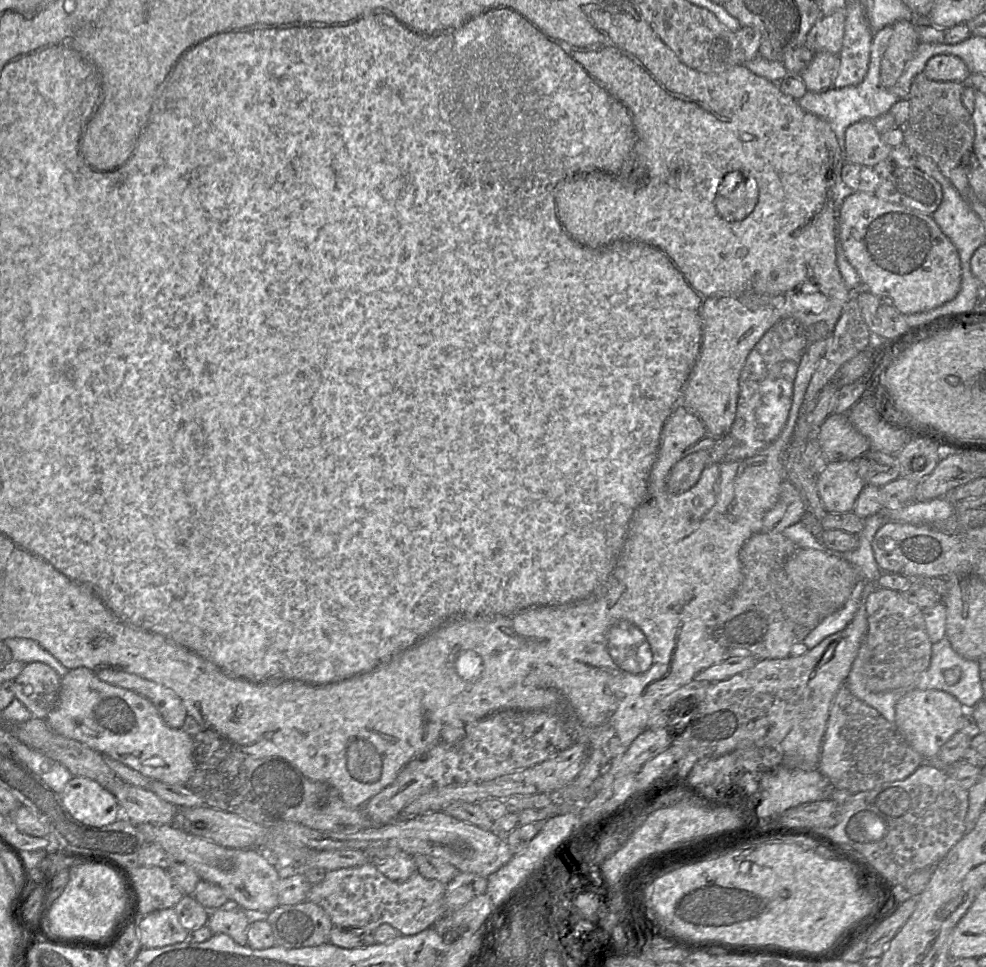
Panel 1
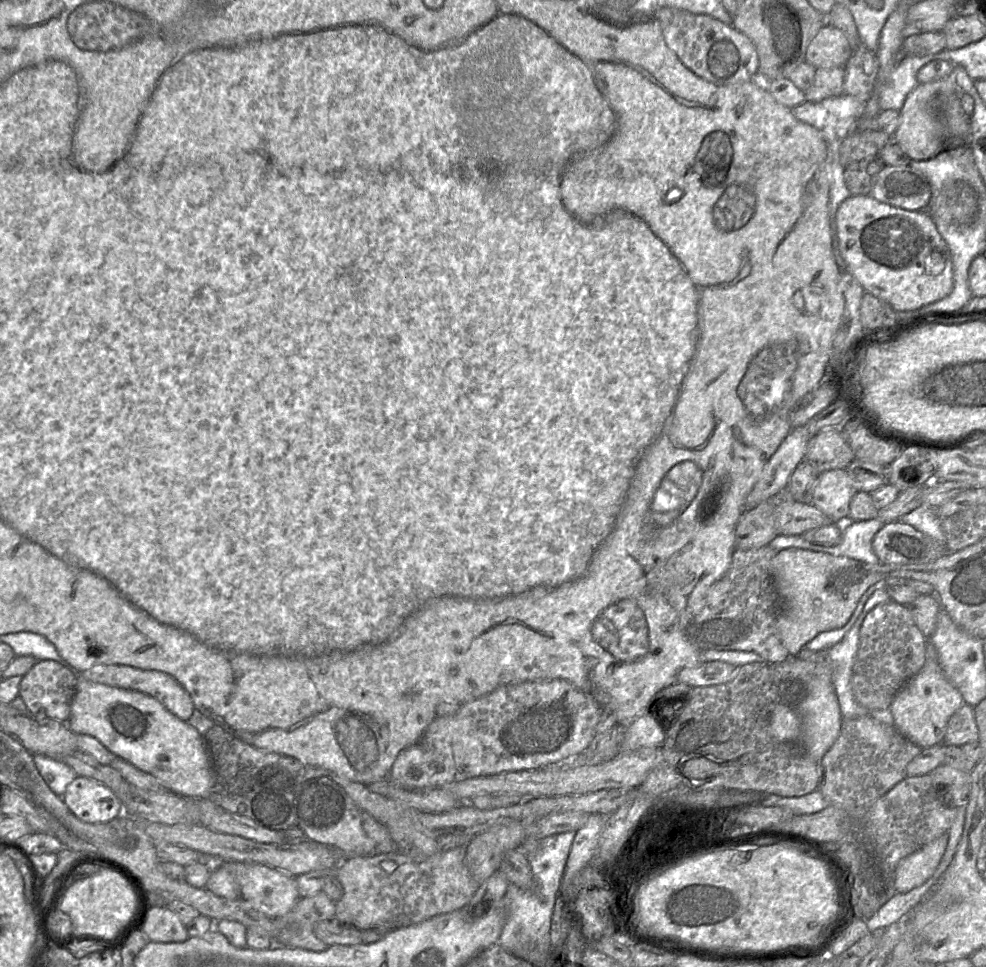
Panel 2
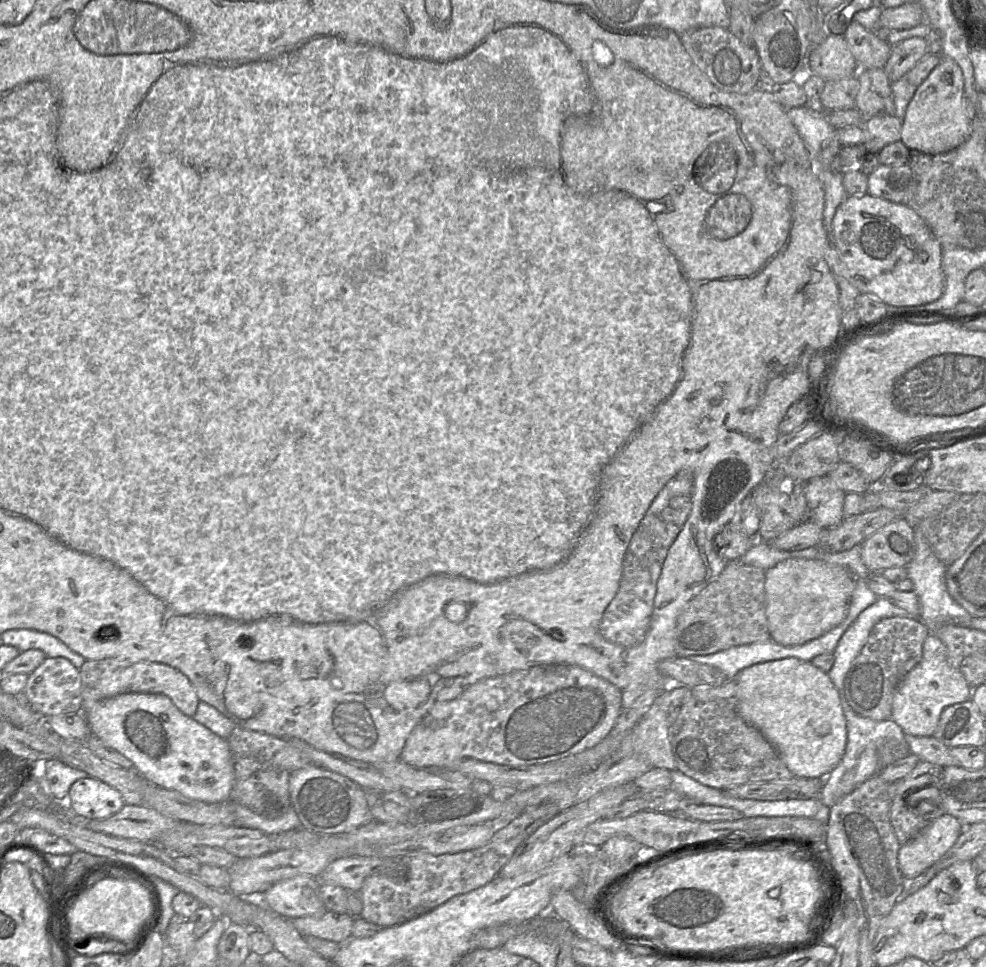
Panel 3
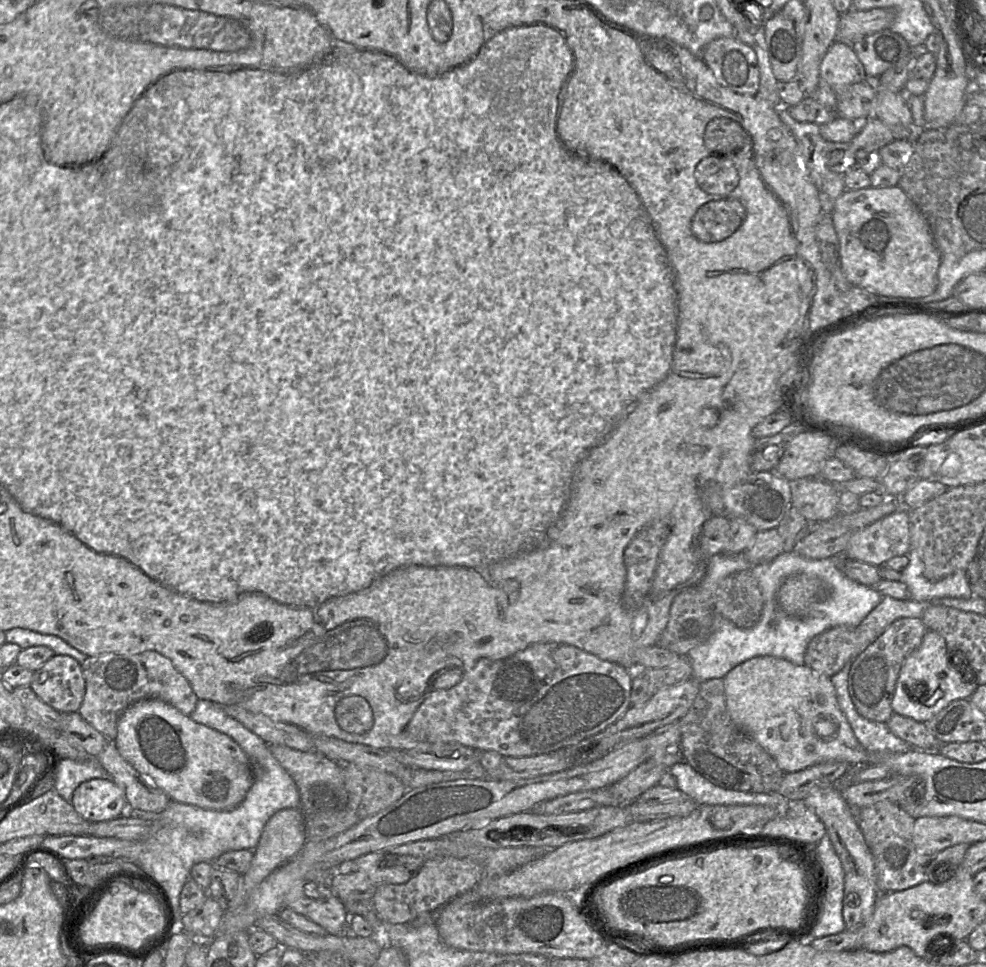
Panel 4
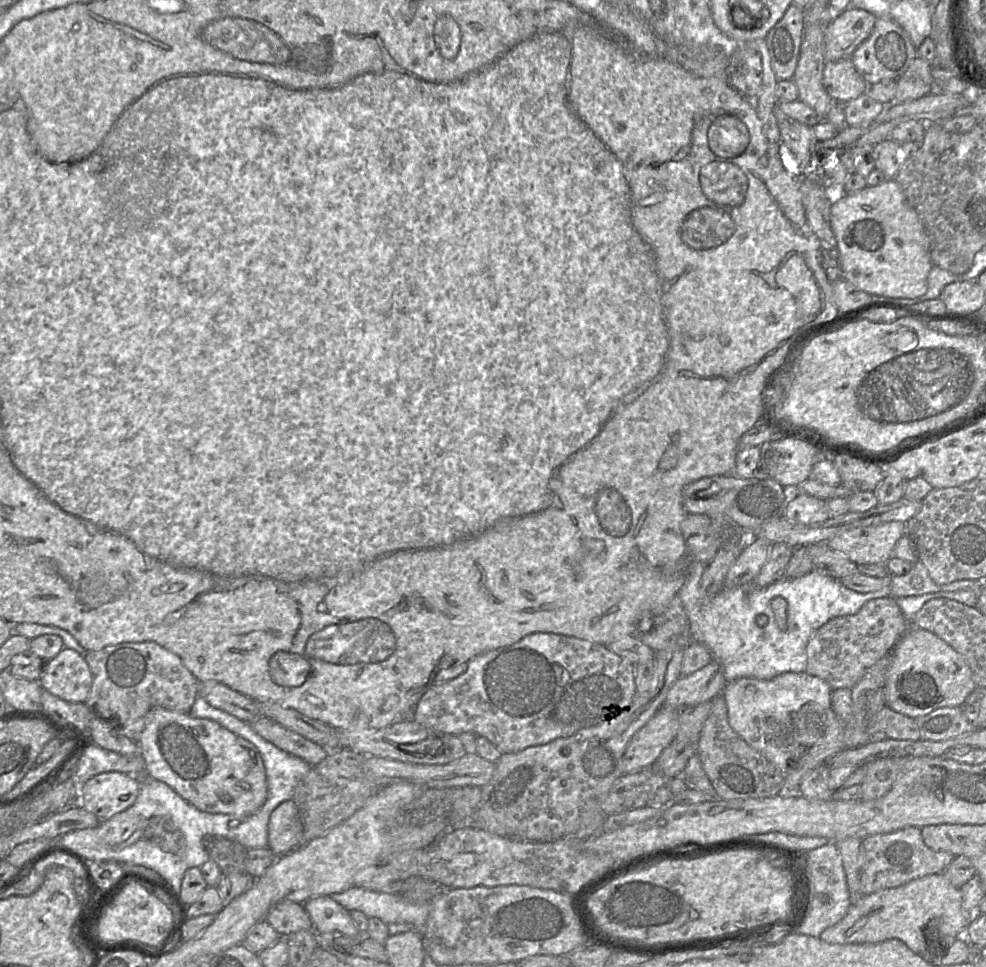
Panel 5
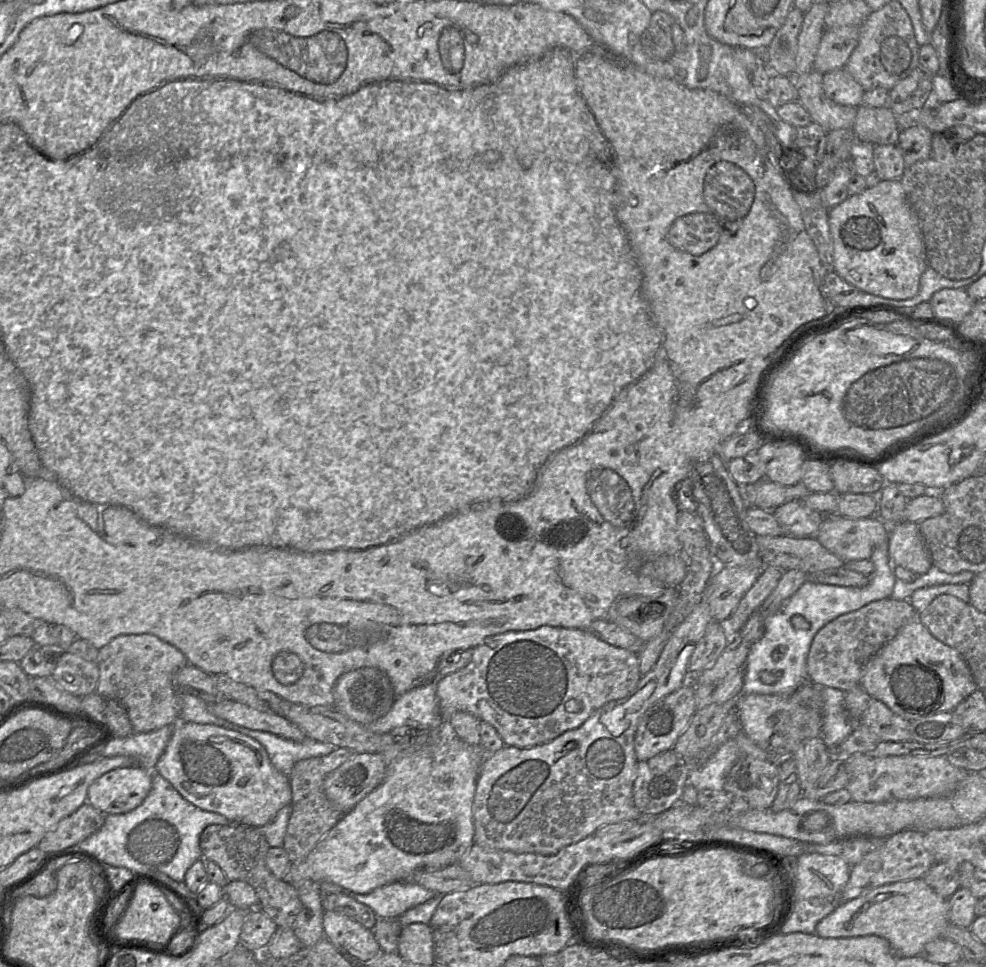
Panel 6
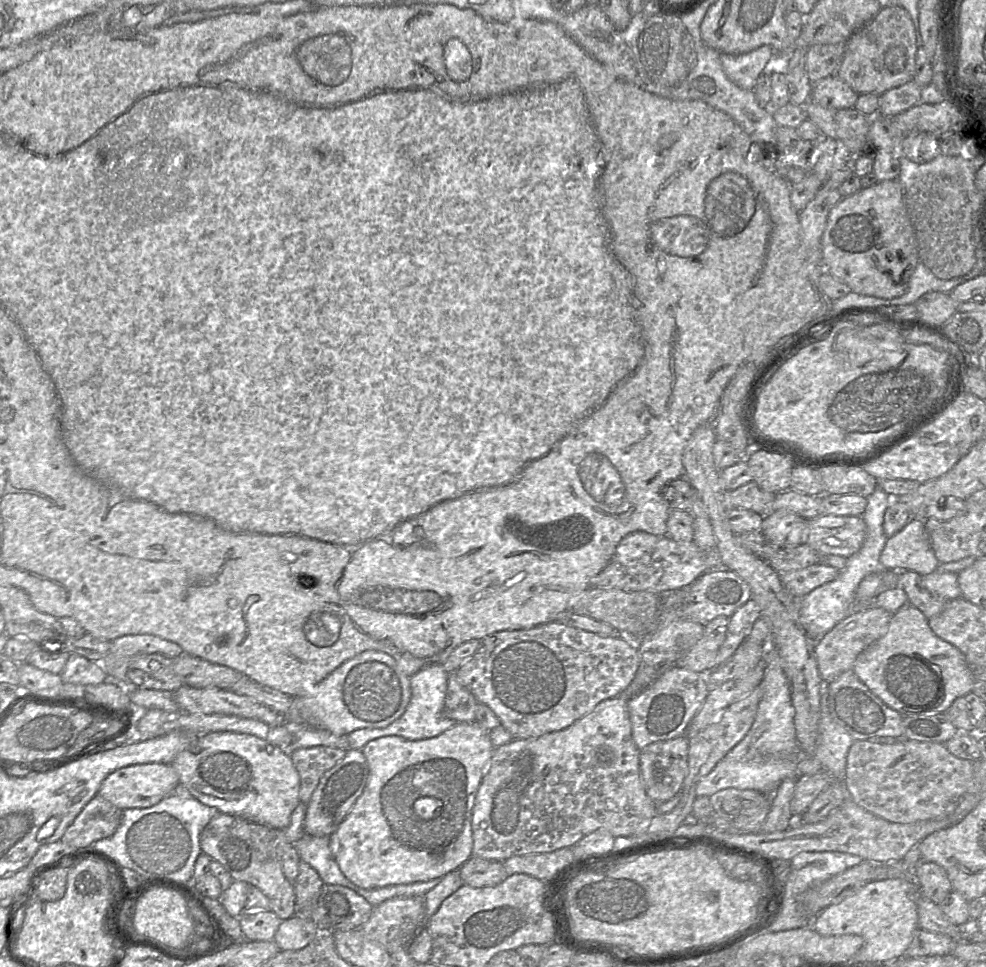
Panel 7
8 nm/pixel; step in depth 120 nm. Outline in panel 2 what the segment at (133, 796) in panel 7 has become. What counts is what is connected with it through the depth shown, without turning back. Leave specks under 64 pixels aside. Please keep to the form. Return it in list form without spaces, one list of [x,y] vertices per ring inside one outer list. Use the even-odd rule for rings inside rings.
[[[78,776],[66,788],[63,801],[83,822],[109,822],[123,814],[123,803],[102,782]]]

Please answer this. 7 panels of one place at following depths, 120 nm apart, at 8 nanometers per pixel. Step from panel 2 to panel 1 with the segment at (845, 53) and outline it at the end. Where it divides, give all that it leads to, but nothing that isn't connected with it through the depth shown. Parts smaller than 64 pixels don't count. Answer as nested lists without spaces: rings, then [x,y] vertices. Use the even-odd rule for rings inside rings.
[[[843,12],[822,16],[807,34],[805,46],[813,53],[828,52],[838,55],[842,48],[844,28]]]

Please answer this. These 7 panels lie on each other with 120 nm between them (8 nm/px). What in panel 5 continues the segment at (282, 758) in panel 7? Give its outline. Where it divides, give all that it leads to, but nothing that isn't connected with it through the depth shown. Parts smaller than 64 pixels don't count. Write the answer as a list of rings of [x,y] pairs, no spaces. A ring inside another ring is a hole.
[[[156,707],[147,713],[145,727],[137,743],[145,762],[146,773],[167,784],[202,812],[232,815],[242,821],[256,813],[266,801],[266,771],[258,749],[213,720],[192,718],[187,713]]]

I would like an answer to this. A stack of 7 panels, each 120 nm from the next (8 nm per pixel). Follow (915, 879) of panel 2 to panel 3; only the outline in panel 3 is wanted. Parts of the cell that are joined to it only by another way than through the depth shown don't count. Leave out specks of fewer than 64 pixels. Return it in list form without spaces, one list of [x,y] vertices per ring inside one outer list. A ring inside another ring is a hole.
[[[944,814],[902,845],[898,865],[904,878],[914,879],[928,870],[955,844],[964,827],[956,817]]]

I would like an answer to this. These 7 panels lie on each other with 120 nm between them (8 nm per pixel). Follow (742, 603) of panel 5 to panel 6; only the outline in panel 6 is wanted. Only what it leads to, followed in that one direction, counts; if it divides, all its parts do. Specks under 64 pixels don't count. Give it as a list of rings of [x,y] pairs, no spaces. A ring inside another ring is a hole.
[[[888,541],[873,551],[870,559],[874,566],[869,582],[864,587],[843,587],[823,584],[807,579],[784,604],[783,608],[766,620],[763,637],[750,649],[743,666],[744,681],[742,693],[791,695],[804,682],[810,681],[807,674],[807,658],[811,643],[817,632],[830,621],[842,614],[853,612],[864,605],[889,598],[896,576],[889,559]],[[764,671],[776,674],[775,683],[766,684],[761,680]]]

